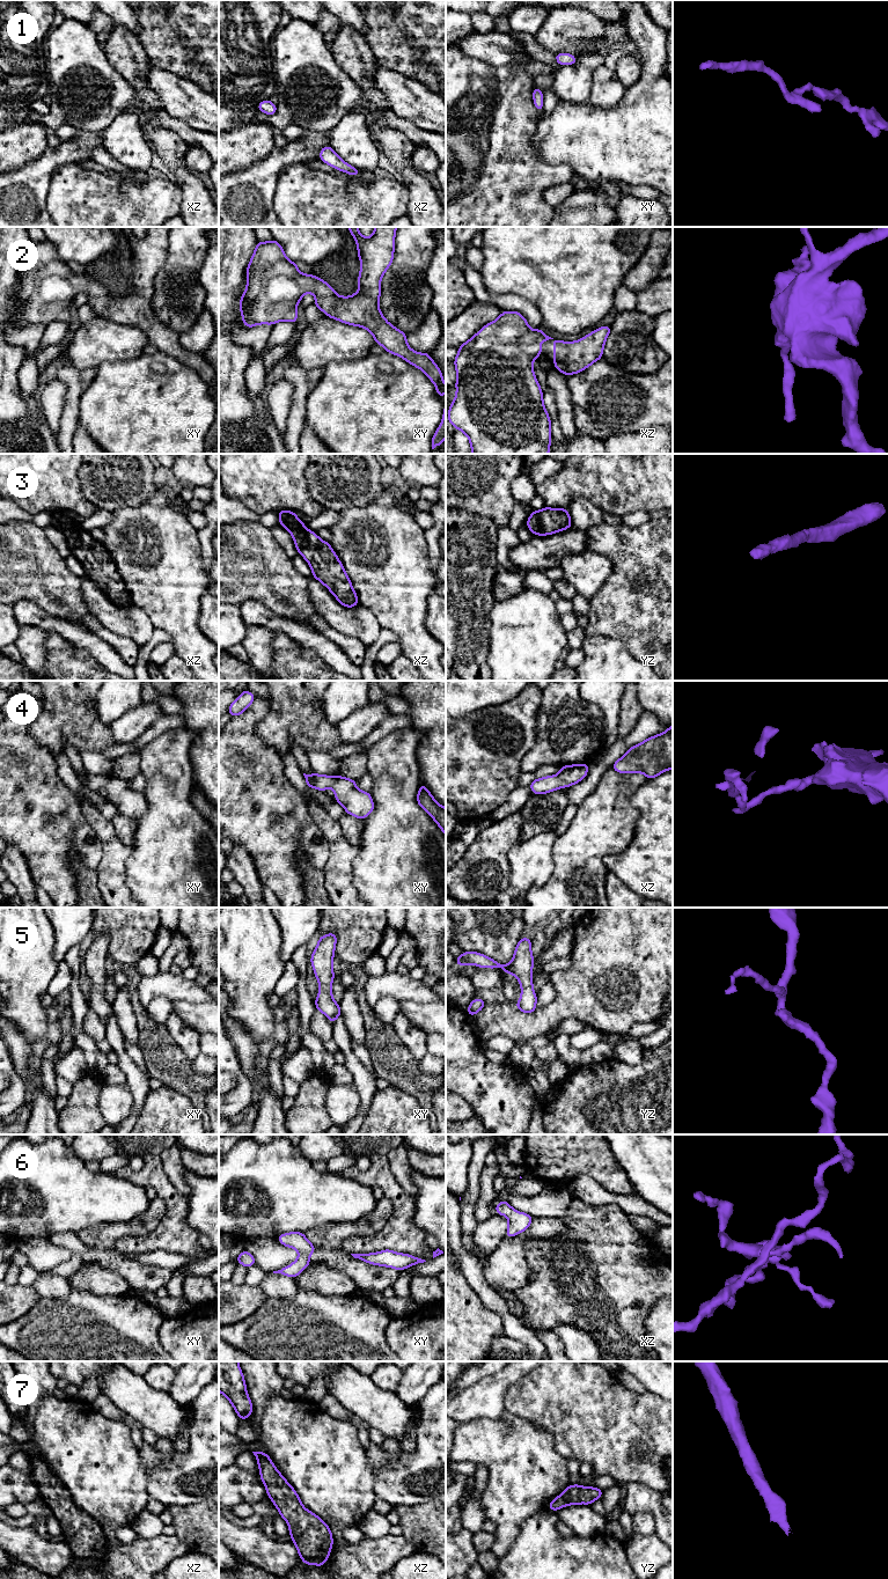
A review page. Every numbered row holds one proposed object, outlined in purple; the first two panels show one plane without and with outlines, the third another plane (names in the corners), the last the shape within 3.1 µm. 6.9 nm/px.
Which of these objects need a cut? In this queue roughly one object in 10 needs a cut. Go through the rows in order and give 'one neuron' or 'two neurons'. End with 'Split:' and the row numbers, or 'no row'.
1: one neuron
2: one neuron
3: one neuron
4: one neuron
5: one neuron
6: one neuron
7: one neuron
Split: no row

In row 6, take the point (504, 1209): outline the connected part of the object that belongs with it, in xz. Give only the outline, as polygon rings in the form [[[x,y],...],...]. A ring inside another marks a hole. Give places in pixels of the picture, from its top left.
[[[506,1199],[497,1204],[496,1212],[497,1214],[506,1216],[508,1218],[506,1238],[513,1238],[526,1231],[534,1219],[524,1212],[515,1211]]]

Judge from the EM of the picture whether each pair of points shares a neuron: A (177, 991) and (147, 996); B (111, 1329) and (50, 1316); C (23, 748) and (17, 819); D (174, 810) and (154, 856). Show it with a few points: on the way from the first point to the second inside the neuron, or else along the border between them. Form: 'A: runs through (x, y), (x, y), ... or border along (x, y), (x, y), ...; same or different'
A: runs through (170, 990), (154, 990); same
B: runs through (96, 1329), (65, 1329); same
C: runs through (26, 765), (24, 791), (21, 794), (21, 801); same
D: runs through (170, 822), (170, 839), (166, 844); same

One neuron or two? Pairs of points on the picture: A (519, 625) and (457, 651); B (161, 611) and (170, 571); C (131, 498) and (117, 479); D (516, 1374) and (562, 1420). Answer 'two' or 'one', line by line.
A: two
B: one
C: one
D: two

